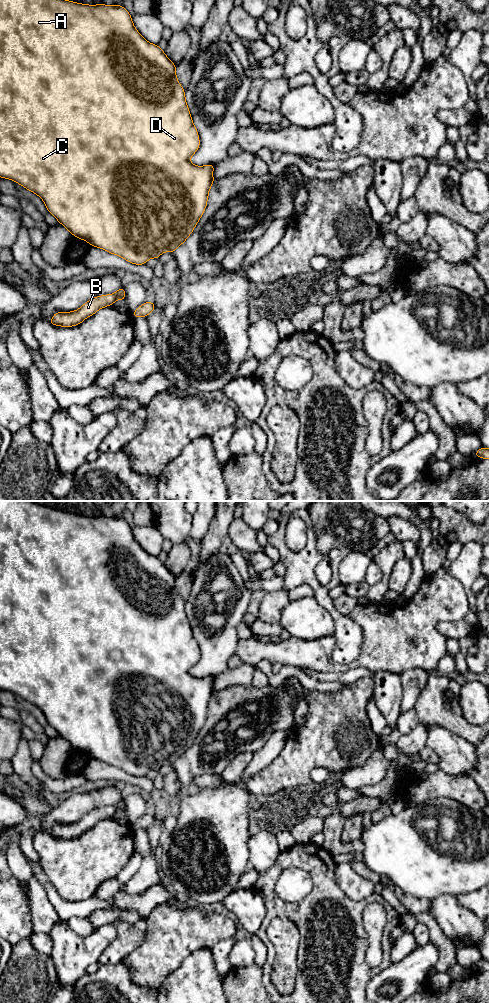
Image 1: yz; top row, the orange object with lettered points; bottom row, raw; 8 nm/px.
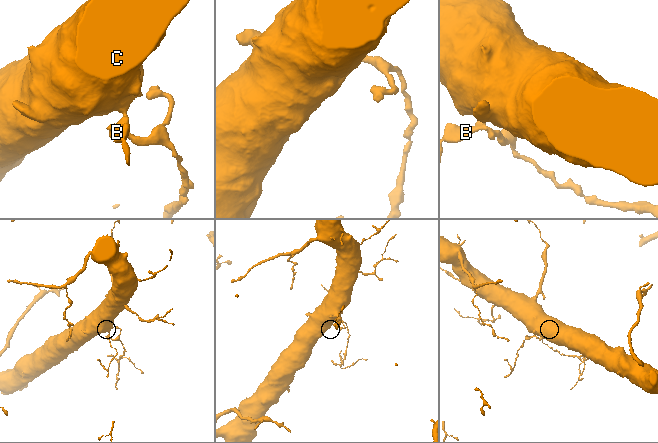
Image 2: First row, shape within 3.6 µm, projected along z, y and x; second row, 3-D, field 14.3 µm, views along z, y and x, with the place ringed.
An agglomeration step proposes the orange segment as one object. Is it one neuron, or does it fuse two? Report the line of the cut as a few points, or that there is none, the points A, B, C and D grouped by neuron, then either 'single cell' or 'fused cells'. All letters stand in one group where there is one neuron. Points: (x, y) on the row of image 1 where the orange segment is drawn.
cut yz (113, 293), (117, 299); groups A C D / B; fused cells

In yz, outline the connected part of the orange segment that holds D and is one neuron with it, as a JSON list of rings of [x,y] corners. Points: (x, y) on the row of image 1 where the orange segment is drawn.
[[[0,0],[0,178],[10,179],[39,196],[45,203],[47,211],[76,238],[88,242],[92,247],[98,247],[120,256],[135,265],[146,264],[151,258],[158,260],[163,252],[173,254],[176,248],[182,245],[194,231],[206,209],[209,191],[215,182],[213,178],[214,164],[197,166],[190,162],[191,156],[197,152],[199,146],[199,135],[188,109],[185,90],[176,76],[176,65],[158,45],[143,38],[135,28],[132,16],[122,5],[89,5],[68,0]]]

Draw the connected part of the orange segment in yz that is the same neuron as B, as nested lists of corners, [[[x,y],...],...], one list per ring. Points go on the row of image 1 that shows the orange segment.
[[[114,293],[96,296],[75,311],[55,312],[53,318],[48,322],[54,326],[73,327],[81,324],[98,310],[113,305],[116,300],[117,296]]]

